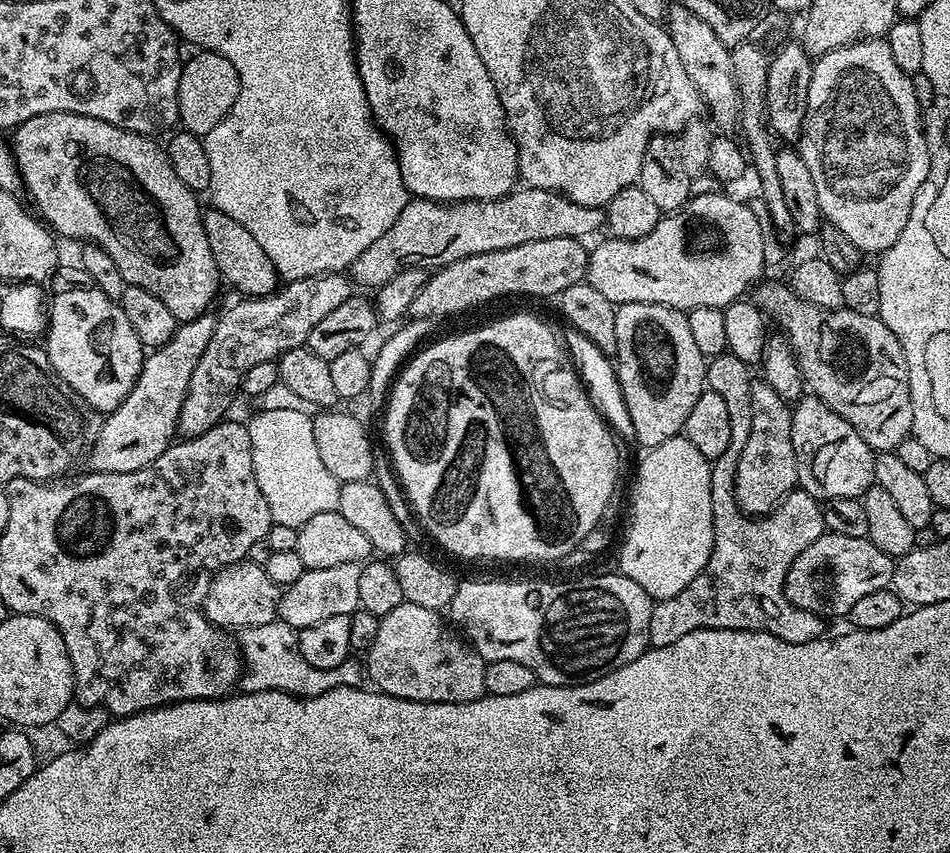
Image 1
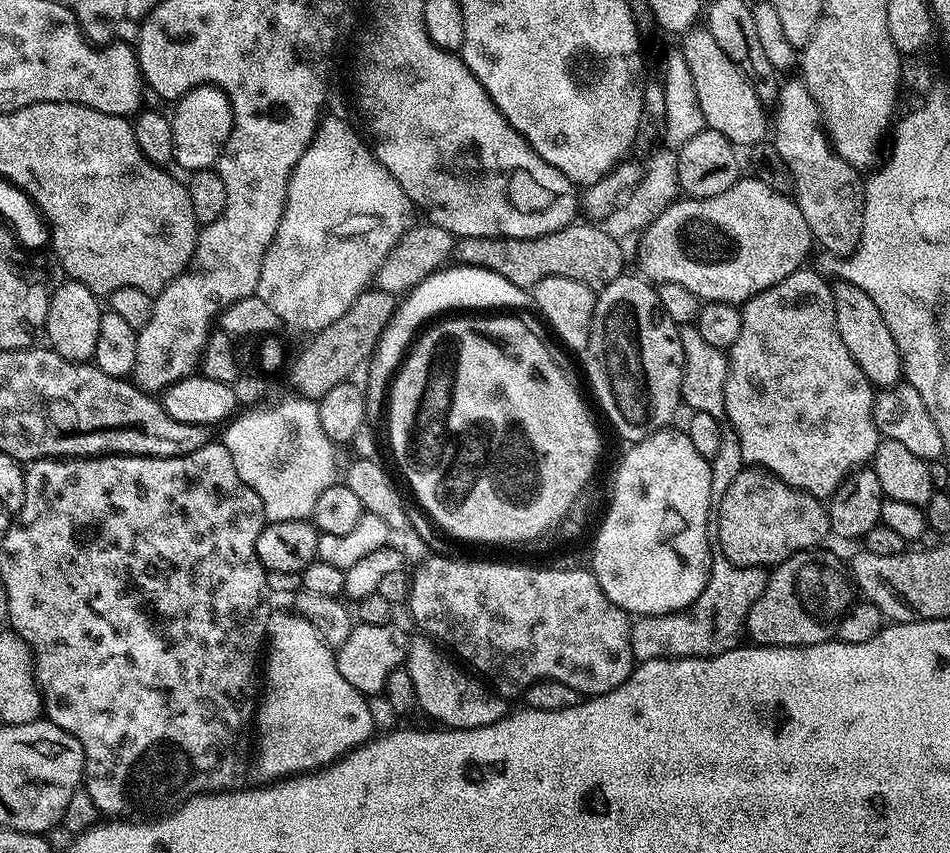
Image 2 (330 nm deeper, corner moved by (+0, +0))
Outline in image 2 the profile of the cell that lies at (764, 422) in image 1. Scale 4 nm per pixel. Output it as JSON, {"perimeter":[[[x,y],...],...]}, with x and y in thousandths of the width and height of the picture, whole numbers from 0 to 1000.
{"perimeter":[[[795,546],[784,547],[782,553],[777,556],[777,560],[773,560],[773,565],[768,565],[768,570],[760,579],[760,584],[756,589],[756,600],[758,596],[758,620],[753,620],[752,628],[758,632],[756,638],[757,646],[761,647],[762,653],[769,659],[782,666],[803,666],[807,667],[809,664],[821,661],[827,654],[832,654],[841,647],[853,647],[864,641],[863,638],[867,632],[873,632],[874,620],[872,617],[872,598],[871,594],[860,583],[848,579],[847,577],[840,576],[839,572],[832,571],[827,565],[823,565],[818,558],[813,557],[811,553],[803,552]]]}

